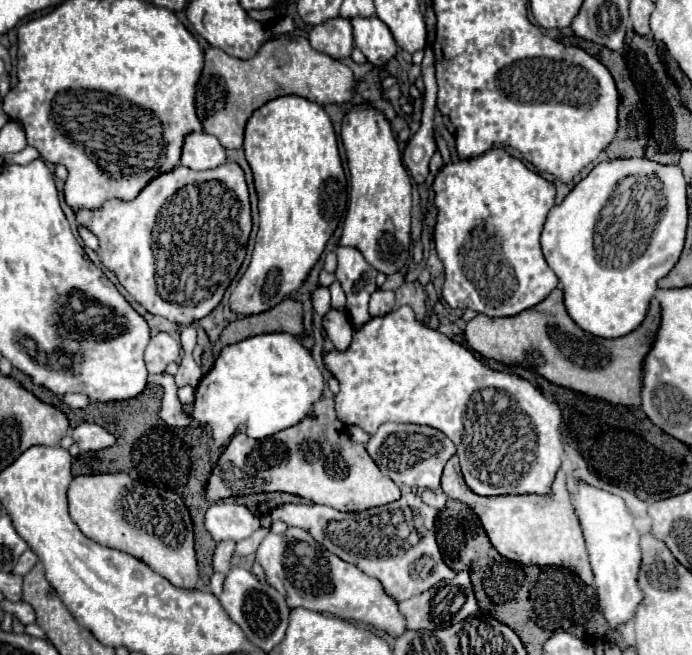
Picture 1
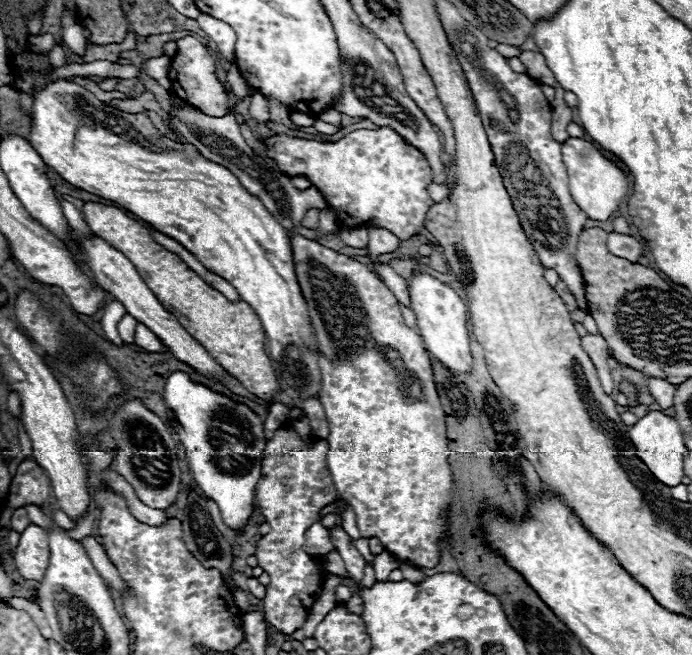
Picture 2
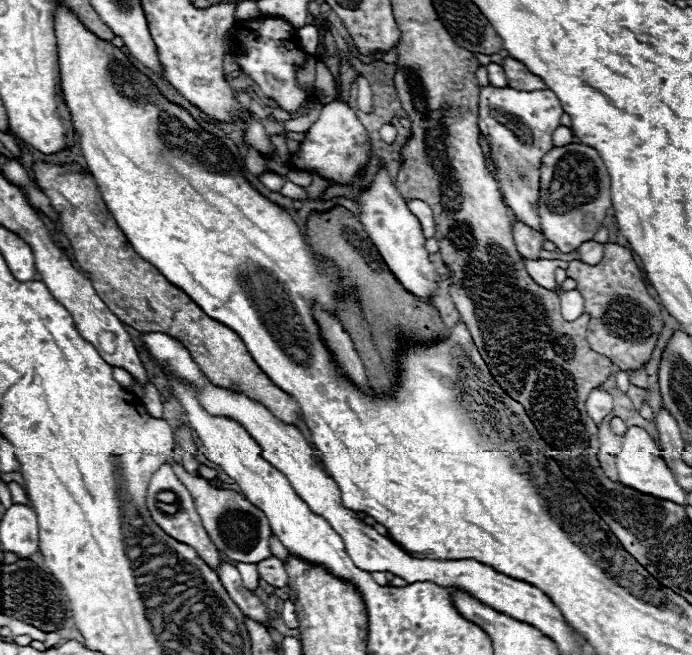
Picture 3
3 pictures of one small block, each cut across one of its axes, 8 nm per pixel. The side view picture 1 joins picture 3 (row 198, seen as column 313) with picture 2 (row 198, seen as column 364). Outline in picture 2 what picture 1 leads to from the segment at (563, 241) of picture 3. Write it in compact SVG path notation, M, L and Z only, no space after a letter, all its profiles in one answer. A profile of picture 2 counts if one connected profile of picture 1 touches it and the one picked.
M568 138L562 144L562 158L568 172L570 194L576 200L576 204L588 214L588 218L594 220L610 218L630 190L628 176L612 160L608 160L594 142L584 138Z

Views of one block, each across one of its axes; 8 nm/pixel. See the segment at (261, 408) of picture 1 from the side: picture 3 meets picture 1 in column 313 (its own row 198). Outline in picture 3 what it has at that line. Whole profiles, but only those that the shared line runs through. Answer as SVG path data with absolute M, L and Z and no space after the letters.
M384 164L378 166L378 172L372 178L370 188L364 188L360 192L358 204L360 204L358 218L360 218L366 234L372 238L374 246L380 250L380 256L384 258L384 262L388 264L392 274L396 274L396 278L408 292L412 292L414 296L418 296L422 300L430 300L438 288L438 274L436 274L436 268L430 262L428 252L424 248L426 238L422 234L418 218L408 210L408 200L404 200L400 196L392 178L388 176L388 170L384 168Z

